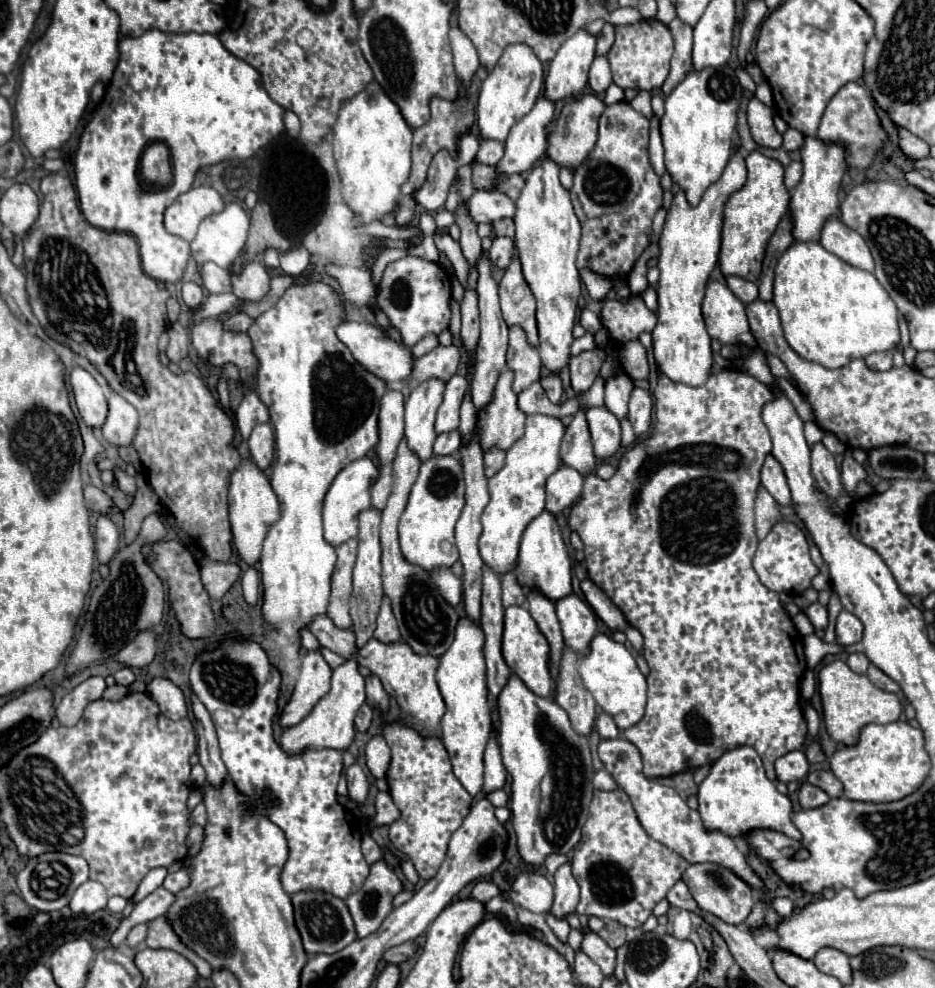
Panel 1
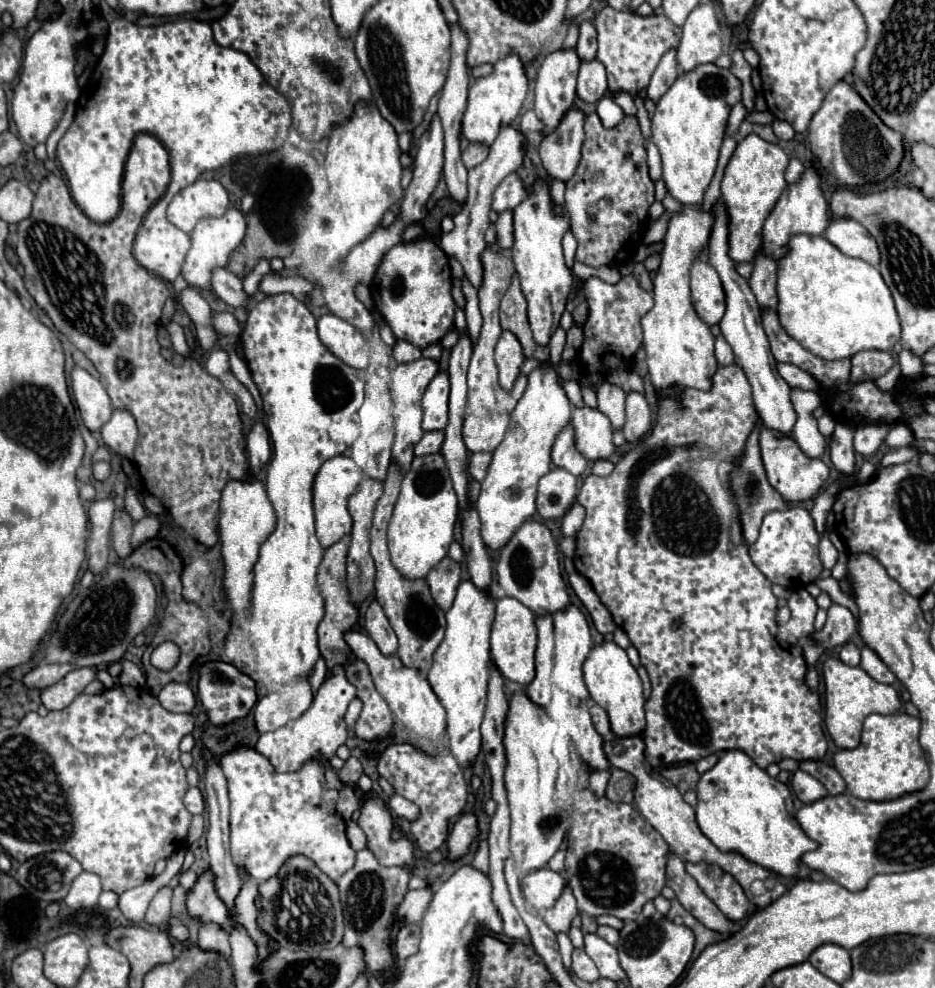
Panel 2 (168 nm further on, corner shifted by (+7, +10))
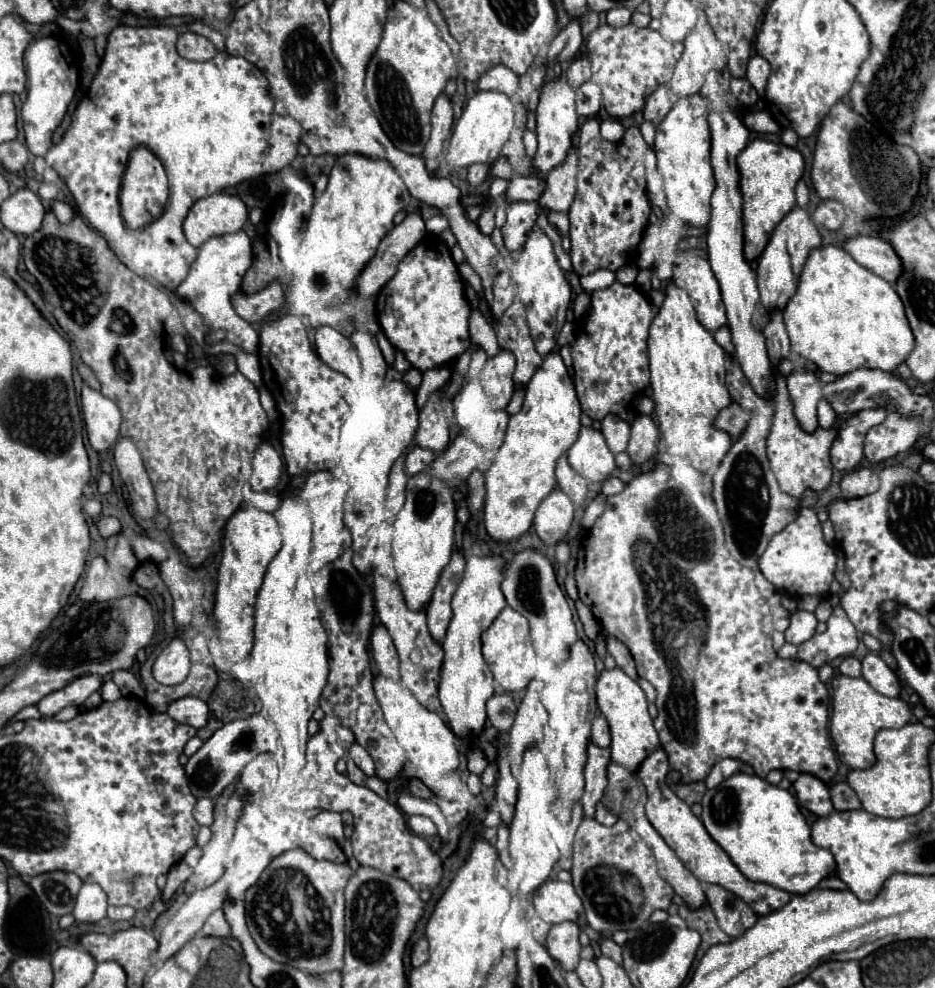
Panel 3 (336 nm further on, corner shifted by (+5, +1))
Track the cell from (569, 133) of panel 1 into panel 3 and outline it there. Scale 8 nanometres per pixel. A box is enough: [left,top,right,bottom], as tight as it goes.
[539,148,577,212]

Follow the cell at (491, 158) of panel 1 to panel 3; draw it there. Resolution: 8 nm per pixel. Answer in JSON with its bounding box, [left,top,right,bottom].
[467,164,489,186]

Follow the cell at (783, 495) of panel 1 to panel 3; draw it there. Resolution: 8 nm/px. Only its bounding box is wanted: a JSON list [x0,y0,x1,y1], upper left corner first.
[767,374,837,498]

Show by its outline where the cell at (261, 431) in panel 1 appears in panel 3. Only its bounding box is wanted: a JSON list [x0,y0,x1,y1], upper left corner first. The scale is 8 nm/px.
[249,442,283,492]

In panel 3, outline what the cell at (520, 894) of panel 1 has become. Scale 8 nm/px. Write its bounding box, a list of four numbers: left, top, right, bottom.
[533,880,585,926]

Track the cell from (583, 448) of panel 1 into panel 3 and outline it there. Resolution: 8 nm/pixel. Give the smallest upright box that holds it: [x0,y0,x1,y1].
[555,456,587,510]

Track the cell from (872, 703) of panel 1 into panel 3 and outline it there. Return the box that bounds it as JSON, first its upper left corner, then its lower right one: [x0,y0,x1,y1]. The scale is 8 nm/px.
[831,674,911,768]

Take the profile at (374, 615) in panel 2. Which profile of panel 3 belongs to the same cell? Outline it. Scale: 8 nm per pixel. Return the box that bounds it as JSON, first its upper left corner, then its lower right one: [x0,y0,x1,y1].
[371,624,399,682]

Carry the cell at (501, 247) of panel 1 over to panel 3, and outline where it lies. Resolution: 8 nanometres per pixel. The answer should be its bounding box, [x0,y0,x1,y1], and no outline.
[503,202,539,250]

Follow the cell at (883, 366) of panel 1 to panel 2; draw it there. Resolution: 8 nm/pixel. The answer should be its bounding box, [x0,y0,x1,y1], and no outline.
[851,349,893,381]

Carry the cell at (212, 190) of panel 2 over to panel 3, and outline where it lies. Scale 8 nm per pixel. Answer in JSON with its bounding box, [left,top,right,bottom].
[183,192,249,248]

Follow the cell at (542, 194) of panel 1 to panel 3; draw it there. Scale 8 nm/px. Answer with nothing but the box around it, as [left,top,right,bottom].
[511,228,571,354]

